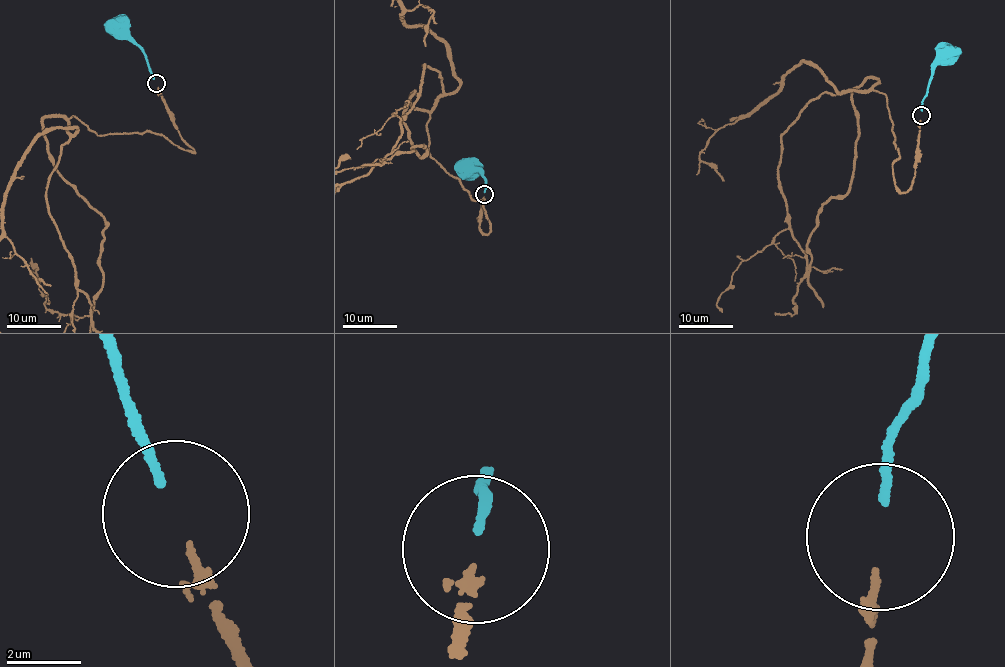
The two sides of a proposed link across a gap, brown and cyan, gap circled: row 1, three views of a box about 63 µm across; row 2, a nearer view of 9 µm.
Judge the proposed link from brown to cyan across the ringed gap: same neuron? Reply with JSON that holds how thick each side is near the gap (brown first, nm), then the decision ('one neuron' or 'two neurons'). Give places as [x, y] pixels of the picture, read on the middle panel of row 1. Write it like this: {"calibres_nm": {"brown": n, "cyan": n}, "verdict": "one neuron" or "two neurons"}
{"calibres_nm": {"brown": 190, "cyan": 200}, "verdict": "one neuron"}

